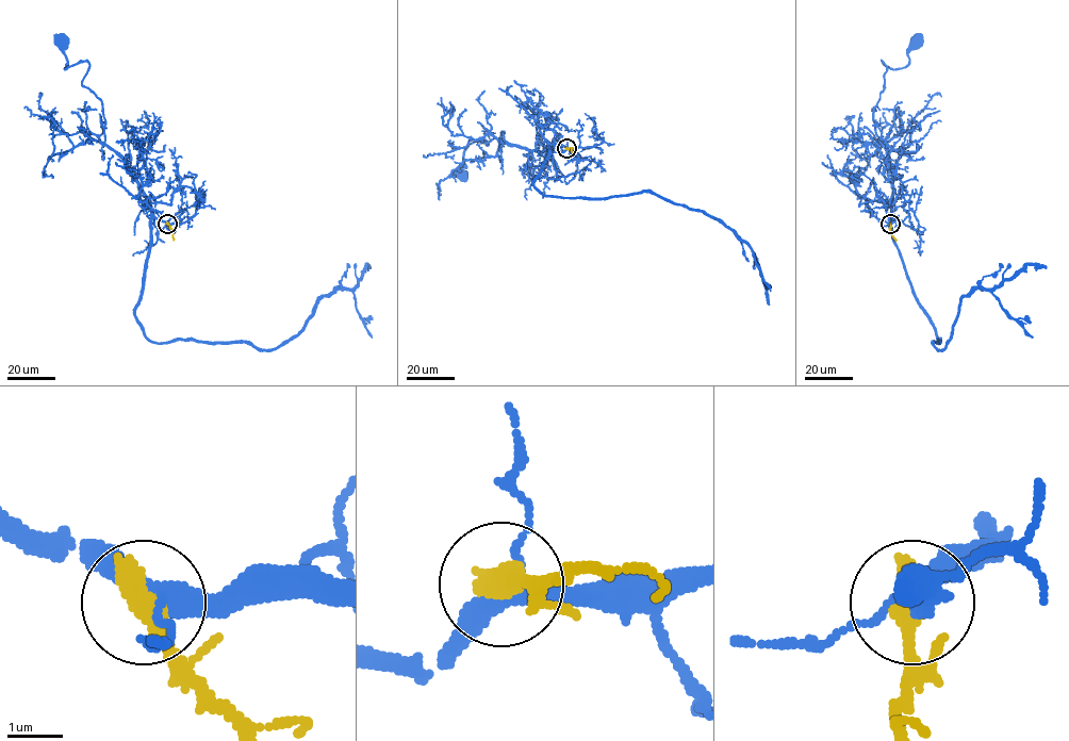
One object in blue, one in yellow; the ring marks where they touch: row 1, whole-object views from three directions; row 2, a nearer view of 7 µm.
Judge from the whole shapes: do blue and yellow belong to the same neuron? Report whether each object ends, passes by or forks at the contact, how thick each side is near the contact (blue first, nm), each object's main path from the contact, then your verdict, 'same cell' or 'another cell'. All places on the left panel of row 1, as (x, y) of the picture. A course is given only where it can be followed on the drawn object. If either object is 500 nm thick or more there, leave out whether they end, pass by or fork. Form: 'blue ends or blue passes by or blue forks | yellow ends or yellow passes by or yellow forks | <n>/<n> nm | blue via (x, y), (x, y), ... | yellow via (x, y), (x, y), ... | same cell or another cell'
320/550 nm | blue via (168, 224), (153, 215), (132, 170), (105, 144), (101, 101), (81, 83), (89, 63), (65, 68), (61, 39) | yellow via (167, 224), (173, 241) | another cell

